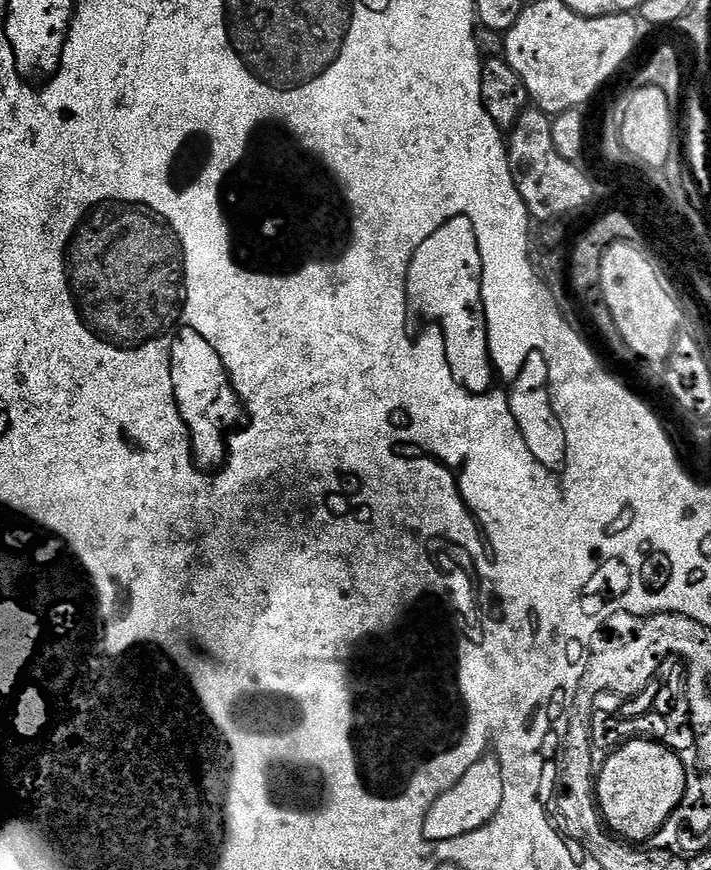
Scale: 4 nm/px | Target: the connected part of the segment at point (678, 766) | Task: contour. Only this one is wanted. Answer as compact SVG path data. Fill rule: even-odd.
M642 736L638 738L603 759L597 771L594 794L605 825L617 837L647 843L679 806L686 792L688 772L683 757L670 753L664 743Z

